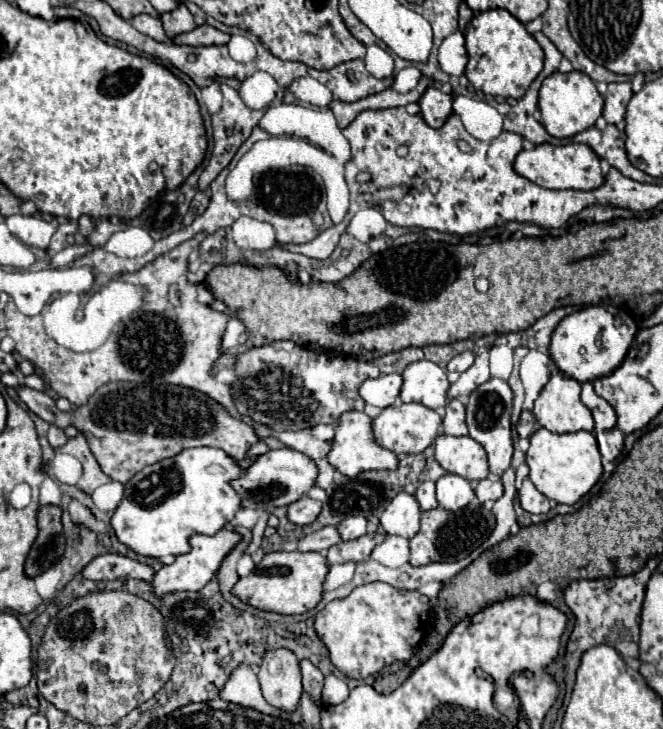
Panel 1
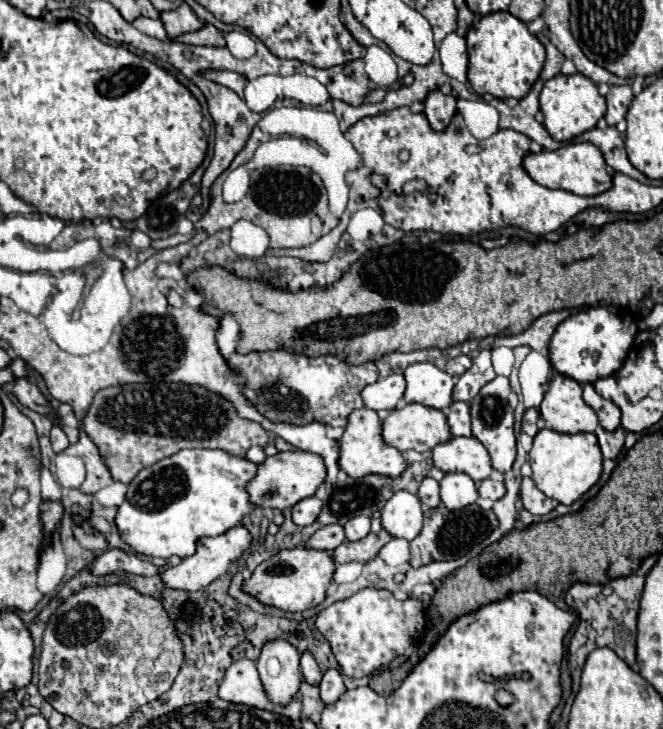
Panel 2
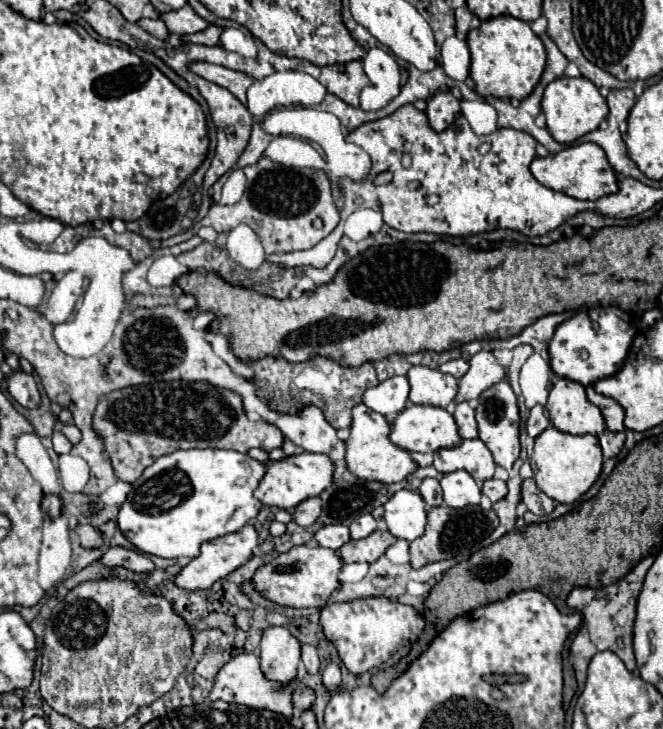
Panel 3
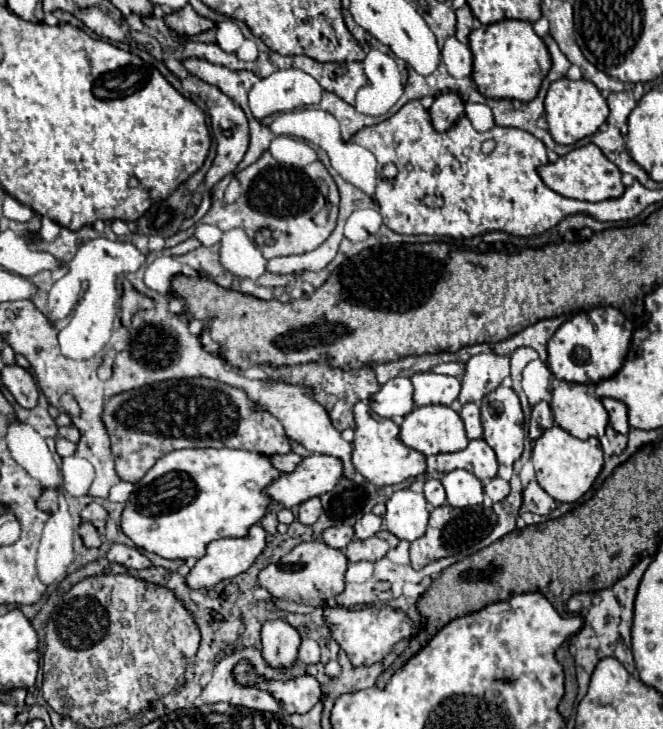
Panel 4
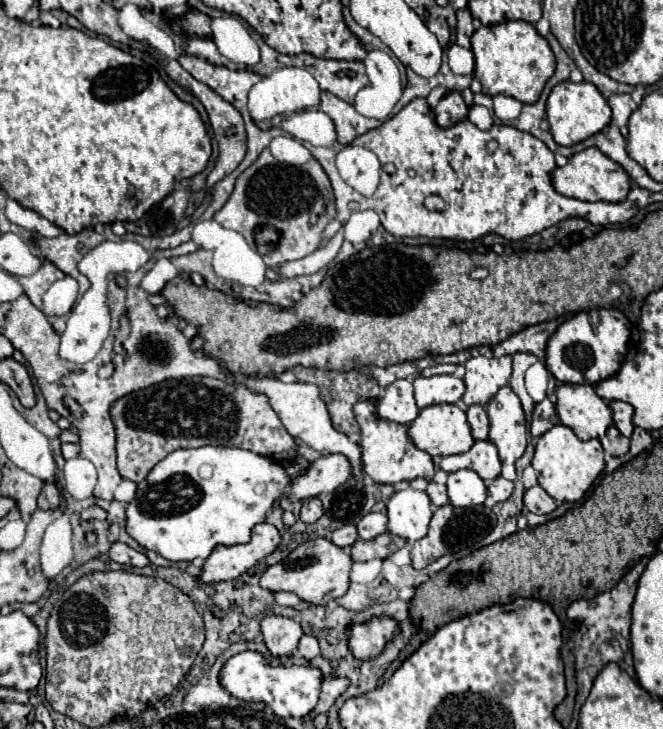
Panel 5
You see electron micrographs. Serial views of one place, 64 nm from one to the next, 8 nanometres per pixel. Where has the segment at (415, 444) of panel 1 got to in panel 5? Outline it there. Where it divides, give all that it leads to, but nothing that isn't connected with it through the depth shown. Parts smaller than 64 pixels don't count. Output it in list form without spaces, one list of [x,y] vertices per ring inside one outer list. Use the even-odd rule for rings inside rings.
[[[434,404],[420,412],[420,416],[408,426],[408,436],[412,436],[412,442],[428,452],[430,456],[452,456],[468,452],[474,444],[470,424],[466,420],[466,412],[460,410],[456,404]]]

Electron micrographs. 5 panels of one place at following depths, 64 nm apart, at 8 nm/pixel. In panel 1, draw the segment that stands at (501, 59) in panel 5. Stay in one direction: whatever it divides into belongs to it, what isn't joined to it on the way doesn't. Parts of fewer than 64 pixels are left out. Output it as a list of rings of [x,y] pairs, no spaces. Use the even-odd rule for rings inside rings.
[[[488,10],[472,18],[466,28],[466,50],[468,66],[466,78],[476,92],[502,98],[522,98],[534,78],[542,72],[544,50],[526,32],[524,24],[516,20],[508,10]]]

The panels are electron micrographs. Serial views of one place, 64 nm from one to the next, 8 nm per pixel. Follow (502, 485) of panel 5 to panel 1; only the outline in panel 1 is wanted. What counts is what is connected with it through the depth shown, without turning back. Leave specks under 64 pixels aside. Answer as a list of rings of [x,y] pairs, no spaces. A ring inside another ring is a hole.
[[[480,480],[476,486],[476,496],[480,502],[484,500],[498,500],[504,494],[502,482],[492,482],[492,480]]]

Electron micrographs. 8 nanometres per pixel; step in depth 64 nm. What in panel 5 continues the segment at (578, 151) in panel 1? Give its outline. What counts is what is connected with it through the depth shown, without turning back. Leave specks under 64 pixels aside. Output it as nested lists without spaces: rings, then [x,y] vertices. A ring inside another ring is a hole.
[[[586,148],[574,154],[564,168],[556,168],[556,172],[552,172],[552,184],[560,194],[586,202],[622,202],[630,192],[628,172],[620,164],[604,156],[598,148]]]

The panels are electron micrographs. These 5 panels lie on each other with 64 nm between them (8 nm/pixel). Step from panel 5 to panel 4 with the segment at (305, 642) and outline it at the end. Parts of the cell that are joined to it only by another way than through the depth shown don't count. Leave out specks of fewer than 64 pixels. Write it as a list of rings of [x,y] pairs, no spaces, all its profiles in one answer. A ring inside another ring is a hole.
[[[304,638],[300,644],[300,652],[298,652],[298,660],[304,664],[316,664],[320,660],[320,646],[318,642]]]

